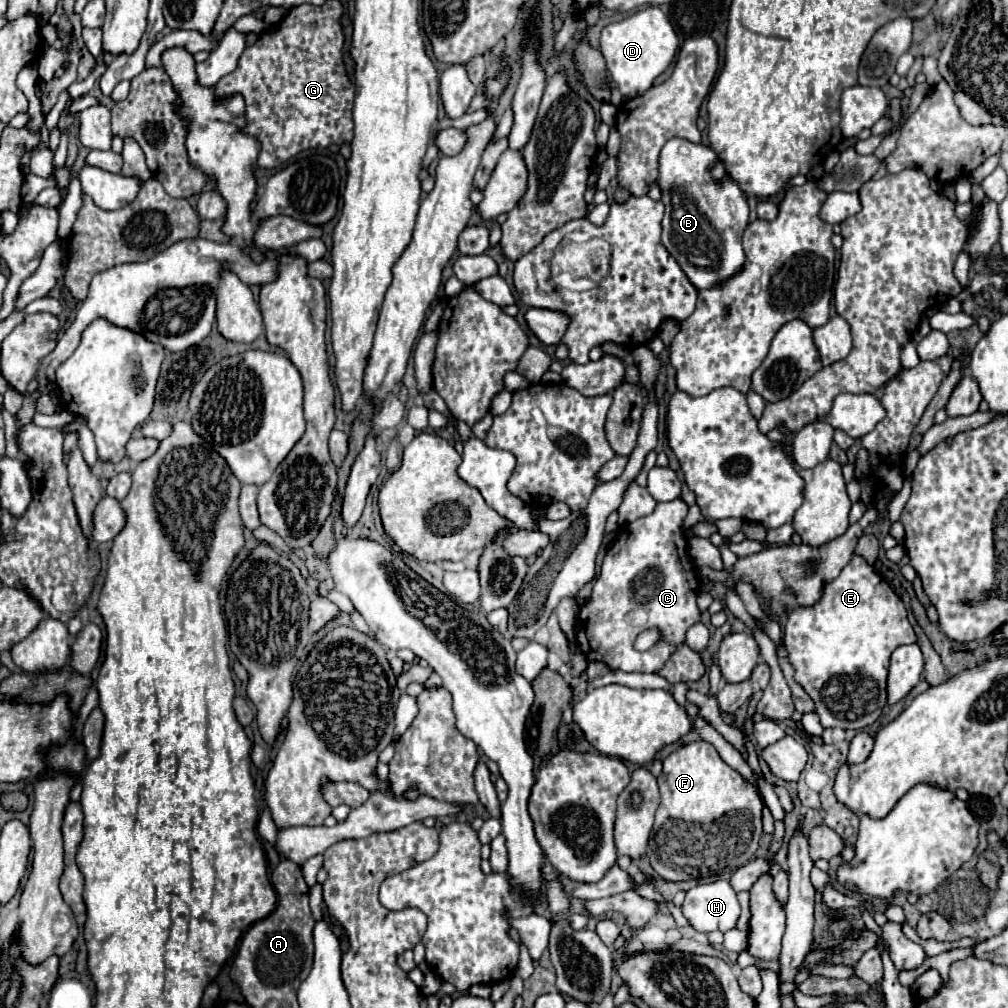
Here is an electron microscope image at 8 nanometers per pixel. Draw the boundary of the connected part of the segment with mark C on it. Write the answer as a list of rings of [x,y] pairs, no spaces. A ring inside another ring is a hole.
[[[683,499],[657,503],[653,513],[619,529],[615,543],[605,553],[599,577],[593,583],[591,599],[579,609],[579,649],[589,661],[601,661],[609,669],[657,673],[657,669],[661,669],[661,665],[667,661],[669,653],[673,653],[673,645],[677,645],[677,641],[683,643],[687,629],[701,619],[701,611],[697,609],[701,579],[697,567],[687,555],[687,539],[681,531],[681,523],[688,510]],[[651,627],[659,627],[663,631],[661,645],[657,645],[657,649],[649,649],[647,653],[635,651],[635,637]]]

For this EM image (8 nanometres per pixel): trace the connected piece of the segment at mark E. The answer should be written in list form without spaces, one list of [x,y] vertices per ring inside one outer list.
[[[853,555],[841,575],[823,585],[821,599],[811,607],[795,607],[785,625],[785,647],[795,669],[795,679],[803,685],[815,703],[815,713],[823,727],[841,727],[861,731],[875,723],[887,705],[887,669],[889,657],[899,645],[915,643],[917,637],[907,619],[903,601],[885,579],[859,555]]]

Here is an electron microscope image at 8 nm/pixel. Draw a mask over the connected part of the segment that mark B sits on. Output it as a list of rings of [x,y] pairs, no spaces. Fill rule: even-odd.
[[[679,137],[669,139],[659,155],[657,183],[665,205],[663,245],[695,289],[713,289],[735,277],[745,263],[741,235],[749,223],[749,207],[747,197],[735,181],[729,181],[713,149]]]

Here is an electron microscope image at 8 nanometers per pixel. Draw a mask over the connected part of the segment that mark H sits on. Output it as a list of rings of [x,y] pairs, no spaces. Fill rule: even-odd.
[[[727,879],[695,885],[687,891],[683,915],[687,917],[689,925],[699,933],[725,933],[733,929],[739,919],[737,893]]]

